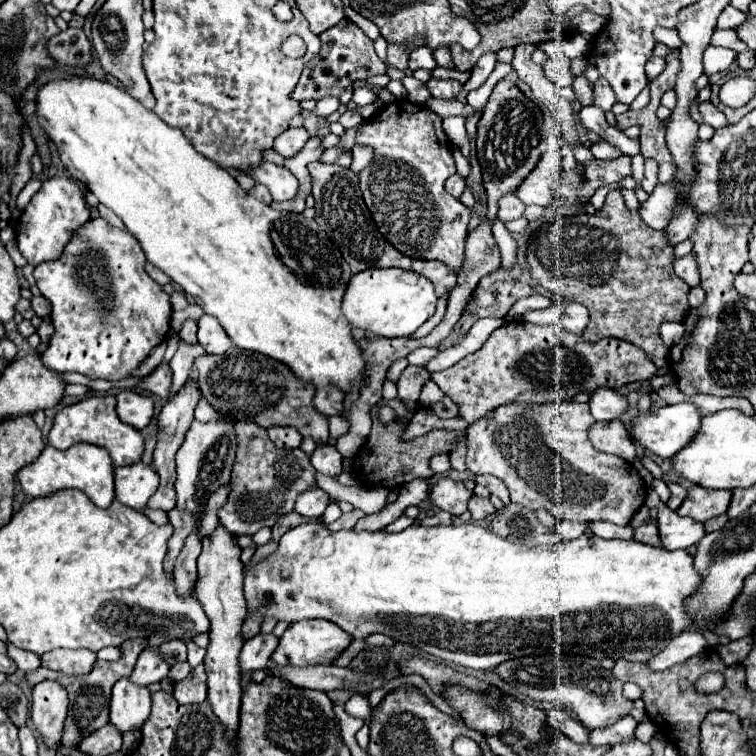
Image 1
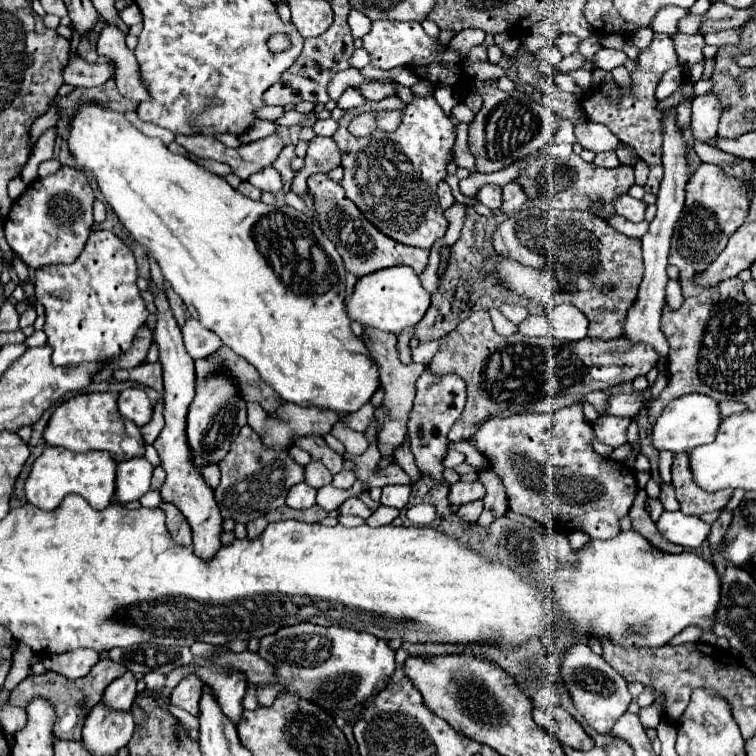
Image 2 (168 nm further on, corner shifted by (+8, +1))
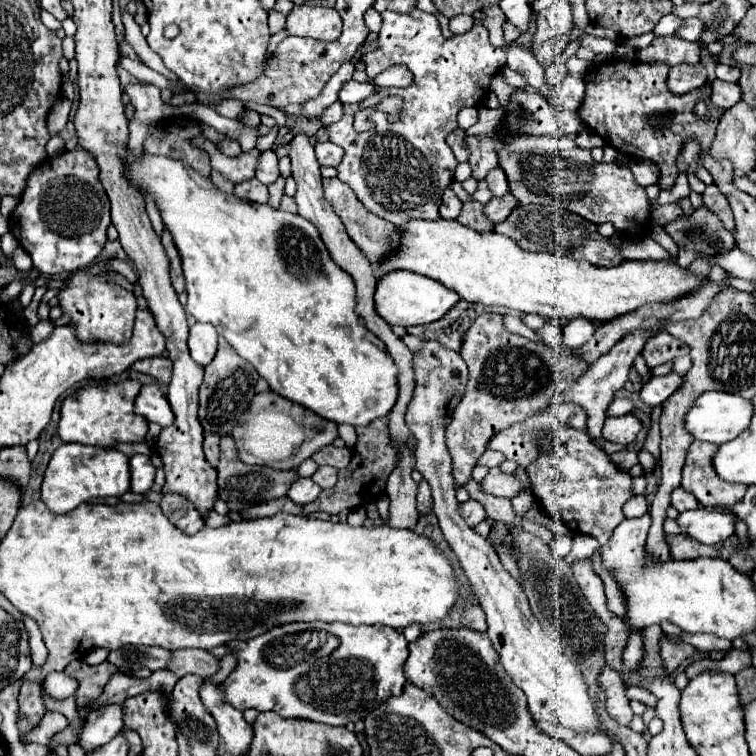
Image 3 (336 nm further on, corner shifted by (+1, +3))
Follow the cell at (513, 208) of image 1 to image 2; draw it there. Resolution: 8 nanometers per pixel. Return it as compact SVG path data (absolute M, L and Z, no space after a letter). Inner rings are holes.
M484 185L478 191L478 199L482 201L482 205L490 207L492 211L498 211L502 205L502 189L498 185Z

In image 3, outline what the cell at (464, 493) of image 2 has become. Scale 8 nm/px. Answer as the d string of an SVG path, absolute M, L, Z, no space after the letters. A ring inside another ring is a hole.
M493 467L489 471L489 475L483 479L481 483L483 491L497 495L497 497L507 497L513 499L515 495L519 495L527 485L521 483L521 479L517 475L505 475L499 467Z

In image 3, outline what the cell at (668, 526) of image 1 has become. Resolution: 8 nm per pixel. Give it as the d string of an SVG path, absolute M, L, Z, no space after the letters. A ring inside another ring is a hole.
M707 509L685 511L677 519L679 527L699 543L717 545L735 535L735 515Z

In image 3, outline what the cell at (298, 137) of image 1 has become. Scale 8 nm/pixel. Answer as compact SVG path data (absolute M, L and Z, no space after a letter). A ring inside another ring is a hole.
M197 137L193 143L203 147L207 153L211 153L211 167L213 167L213 171L219 171L231 183L237 185L237 183L243 183L243 181L255 177L253 171L257 167L257 159L261 155L257 149L253 149L249 153L241 153L239 157L227 157L211 141L207 141L203 137Z

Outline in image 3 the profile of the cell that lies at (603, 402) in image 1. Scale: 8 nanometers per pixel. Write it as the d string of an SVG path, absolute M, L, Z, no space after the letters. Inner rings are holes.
M667 373L663 377L651 377L643 389L641 389L641 399L651 405L651 407L657 407L661 405L667 397L671 397L681 385L683 385L683 379L685 375L679 375L679 373Z

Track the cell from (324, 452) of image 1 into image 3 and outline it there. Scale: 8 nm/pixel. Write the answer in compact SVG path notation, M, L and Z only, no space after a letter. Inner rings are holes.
M319 467L311 477L321 489L331 489L337 483L337 469L333 467Z

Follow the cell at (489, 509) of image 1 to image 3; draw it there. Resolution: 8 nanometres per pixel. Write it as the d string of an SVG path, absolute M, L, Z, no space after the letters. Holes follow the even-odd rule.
M469 499L469 501L461 503L459 511L461 511L461 515L463 515L463 519L465 519L465 523L467 523L469 527L479 525L479 523L487 517L487 515L485 515L483 505L481 505L481 503L477 503L477 501L473 501L473 499Z

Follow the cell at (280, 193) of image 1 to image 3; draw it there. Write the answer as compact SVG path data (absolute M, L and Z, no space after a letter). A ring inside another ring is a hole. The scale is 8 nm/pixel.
M273 151L261 153L257 169L255 169L255 177L265 185L275 183L275 179L279 177L279 167L277 167L277 155Z

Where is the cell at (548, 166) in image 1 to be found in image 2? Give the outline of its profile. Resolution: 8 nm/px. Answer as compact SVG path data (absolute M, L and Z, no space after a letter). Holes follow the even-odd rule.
M510 181L508 185L504 185L504 197L502 199L504 199L504 203L502 203L504 213L512 213L514 209L522 207L528 201L528 197L526 197L526 193L518 181Z

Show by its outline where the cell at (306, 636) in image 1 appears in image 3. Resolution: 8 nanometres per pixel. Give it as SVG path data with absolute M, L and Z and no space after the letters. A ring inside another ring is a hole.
M285 623L255 639L227 643L229 653L237 655L237 665L221 683L225 703L239 711L275 711L285 719L309 719L325 725L355 723L371 713L379 703L403 693L403 665L409 655L403 633L385 625L347 625L347 623Z

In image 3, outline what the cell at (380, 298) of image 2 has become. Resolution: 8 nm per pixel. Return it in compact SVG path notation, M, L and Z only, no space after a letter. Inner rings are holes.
M391 271L385 277L379 279L377 283L377 291L375 291L375 307L379 311L379 315L389 323L389 325L427 325L433 323L437 319L441 319L461 297L443 287L443 283L425 277L425 275L417 275L411 271Z

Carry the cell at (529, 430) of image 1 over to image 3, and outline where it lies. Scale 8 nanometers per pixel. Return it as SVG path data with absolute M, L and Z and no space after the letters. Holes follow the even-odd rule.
M557 427L539 439L541 455L525 471L533 485L533 495L541 509L561 519L571 531L591 535L601 545L611 539L611 531L625 519L623 505L631 497L631 477L613 465L609 455L591 443L585 431Z

